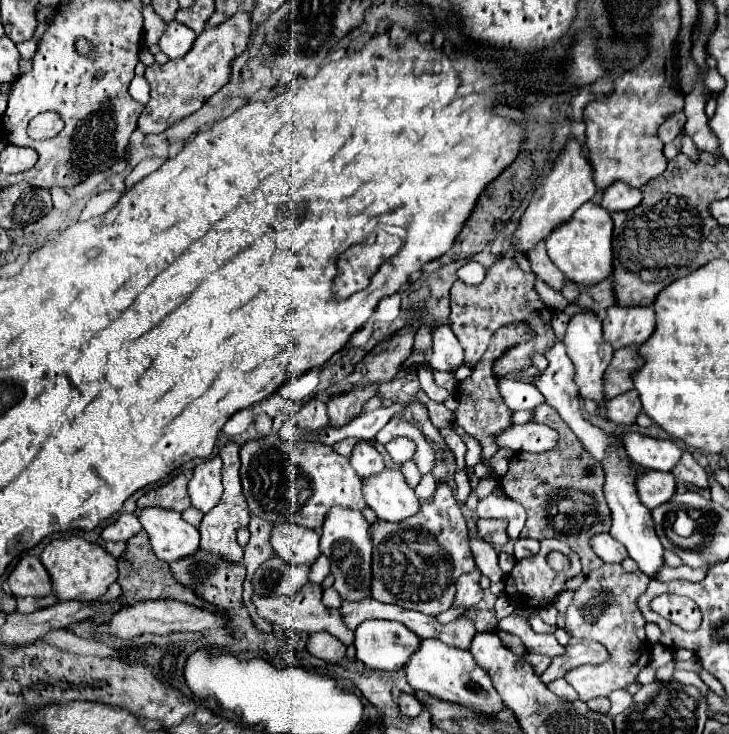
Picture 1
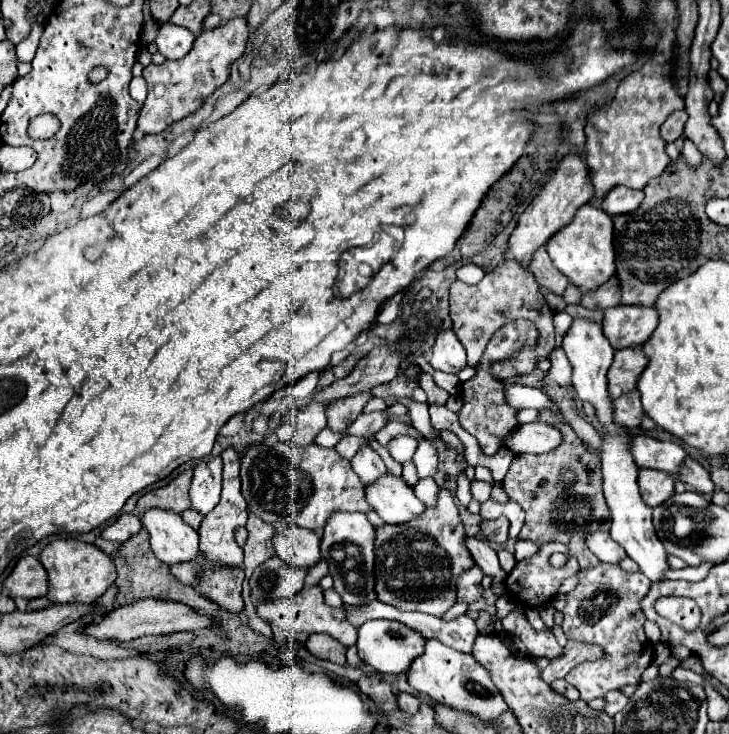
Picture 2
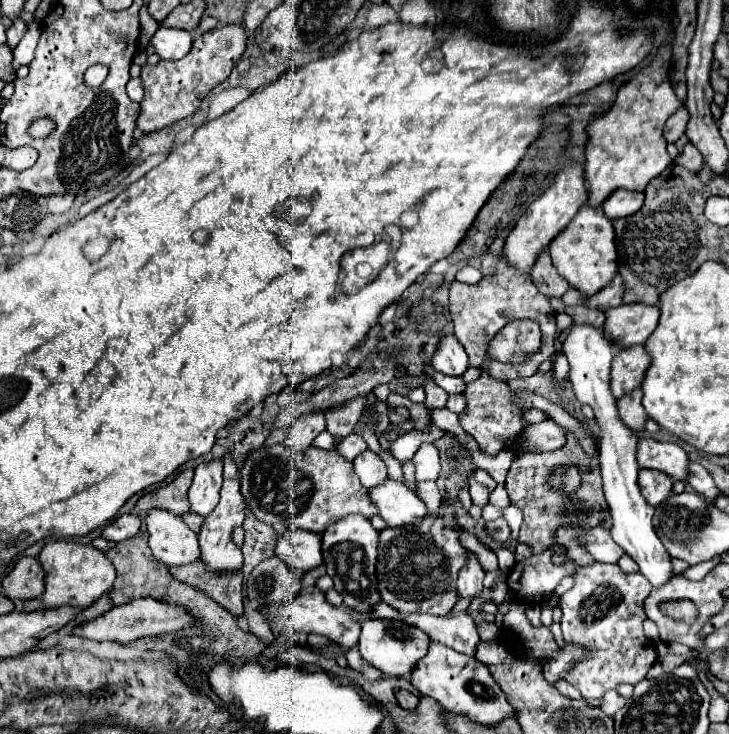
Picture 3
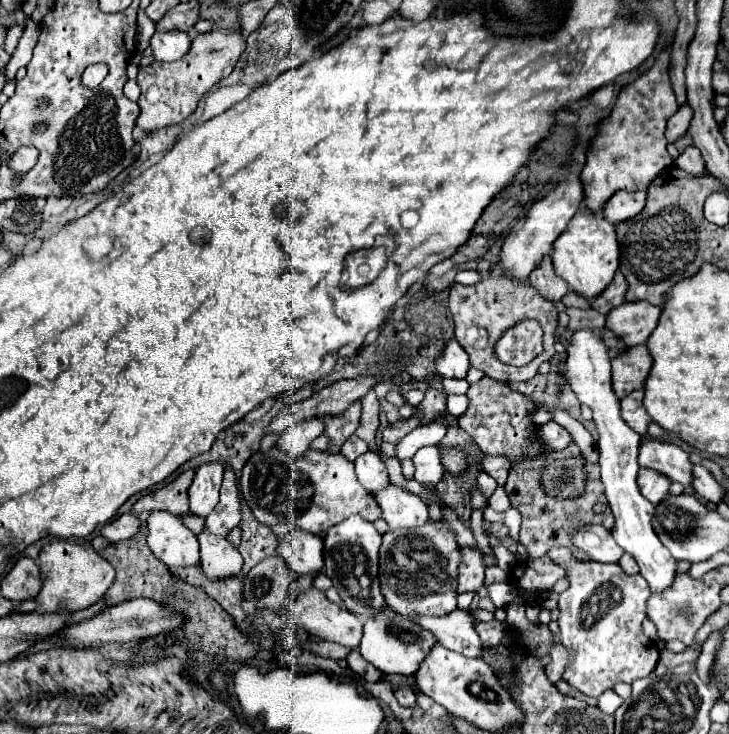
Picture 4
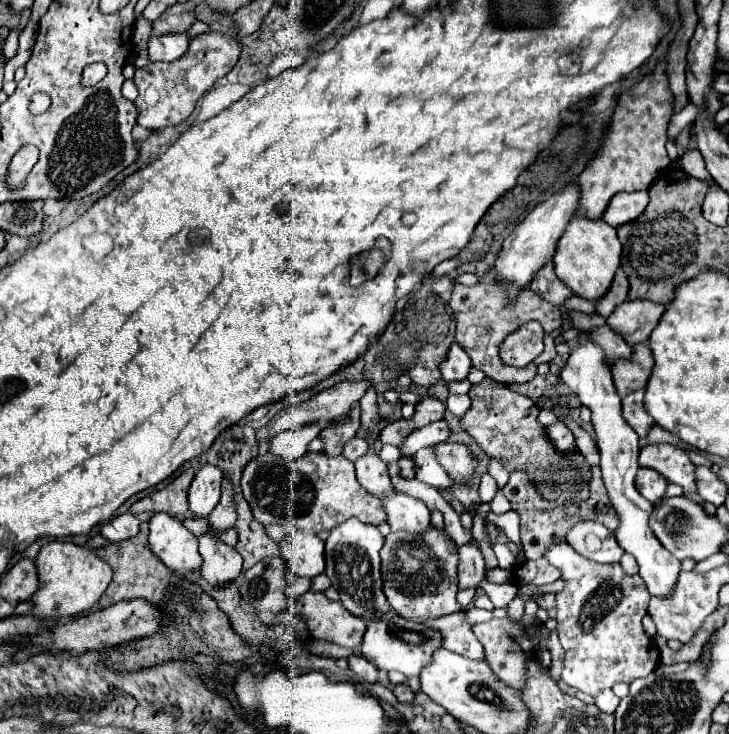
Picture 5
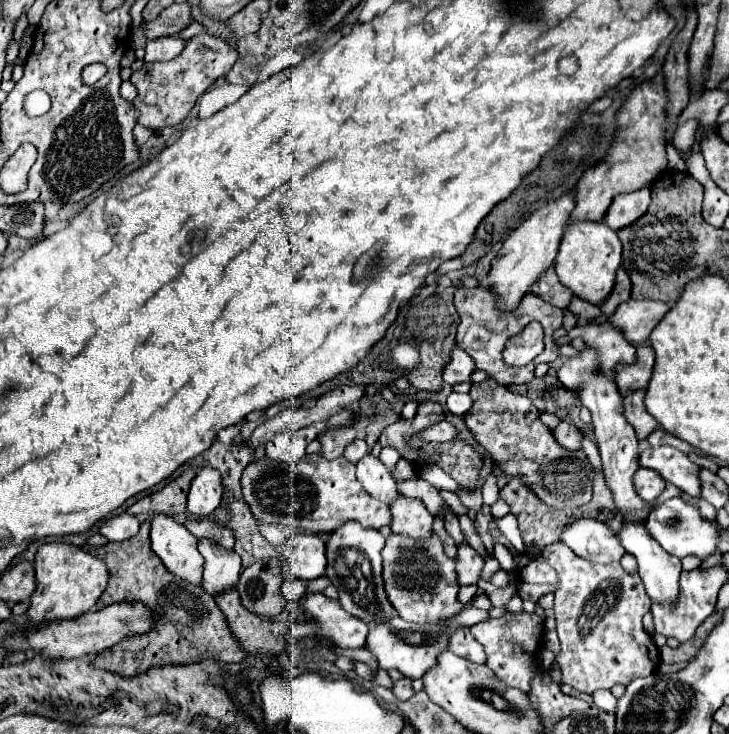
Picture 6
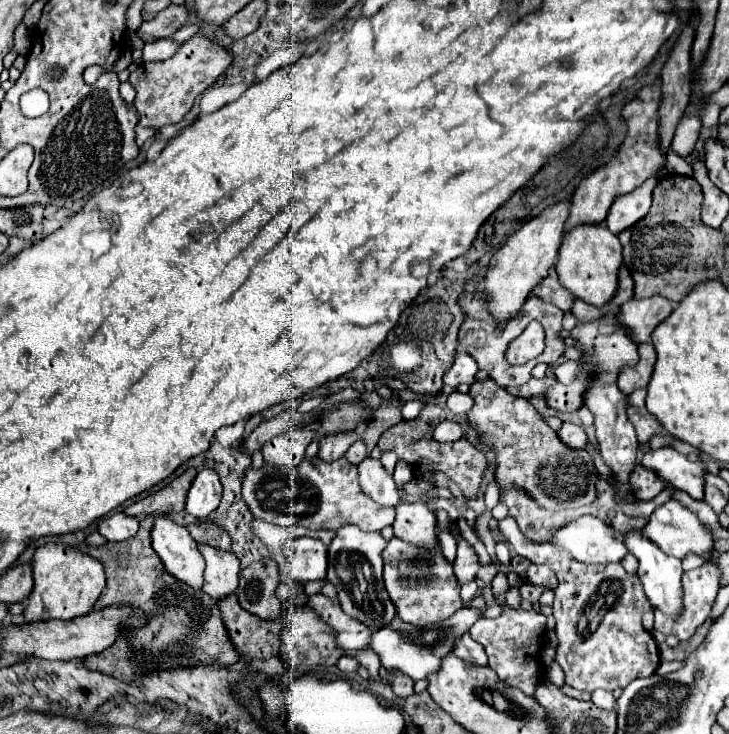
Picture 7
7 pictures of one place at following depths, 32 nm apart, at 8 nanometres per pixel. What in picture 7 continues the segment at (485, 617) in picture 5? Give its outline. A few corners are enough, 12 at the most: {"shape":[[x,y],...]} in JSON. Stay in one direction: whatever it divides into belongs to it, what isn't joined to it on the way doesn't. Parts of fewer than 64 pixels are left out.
{"shape":[[462,608],[434,626],[394,616],[372,632],[382,668],[414,680],[440,668],[452,640],[480,618]]}

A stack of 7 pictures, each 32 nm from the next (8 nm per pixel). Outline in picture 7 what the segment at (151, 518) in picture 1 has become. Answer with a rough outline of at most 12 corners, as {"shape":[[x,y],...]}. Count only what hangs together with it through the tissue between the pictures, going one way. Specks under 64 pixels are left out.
{"shape":[[156,516],[152,548],[172,576],[202,588],[204,558],[184,526]]}

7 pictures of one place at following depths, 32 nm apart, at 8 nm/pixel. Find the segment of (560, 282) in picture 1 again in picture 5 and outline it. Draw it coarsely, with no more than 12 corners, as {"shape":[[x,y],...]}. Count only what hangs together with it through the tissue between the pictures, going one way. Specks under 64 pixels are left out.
{"shape":[[546,262],[530,282],[530,288],[554,306],[564,304],[572,290]]}

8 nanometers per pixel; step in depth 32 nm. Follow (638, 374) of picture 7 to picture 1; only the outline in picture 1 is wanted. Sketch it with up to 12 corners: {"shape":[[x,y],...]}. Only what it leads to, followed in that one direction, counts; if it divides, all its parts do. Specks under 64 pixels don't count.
{"shape":[[636,346],[614,350],[602,384],[604,398],[634,388],[632,372],[642,366]]}

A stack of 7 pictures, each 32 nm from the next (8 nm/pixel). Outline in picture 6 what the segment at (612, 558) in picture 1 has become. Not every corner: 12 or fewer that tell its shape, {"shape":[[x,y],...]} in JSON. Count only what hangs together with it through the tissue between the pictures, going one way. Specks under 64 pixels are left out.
{"shape":[[578,518],[560,542],[590,562],[624,556],[604,522]]}

